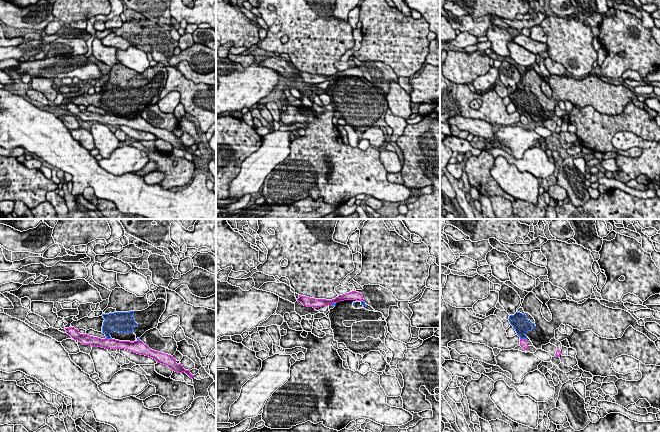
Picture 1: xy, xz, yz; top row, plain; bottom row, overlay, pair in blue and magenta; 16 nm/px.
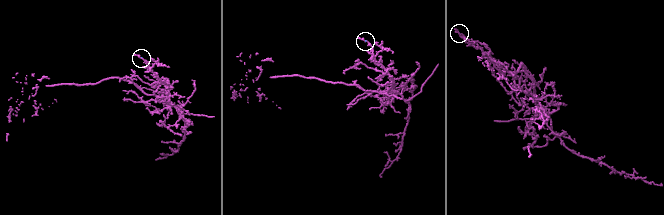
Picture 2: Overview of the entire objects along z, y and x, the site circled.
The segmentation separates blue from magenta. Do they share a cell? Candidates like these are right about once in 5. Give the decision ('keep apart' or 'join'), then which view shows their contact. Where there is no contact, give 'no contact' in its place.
keep apart | xy

